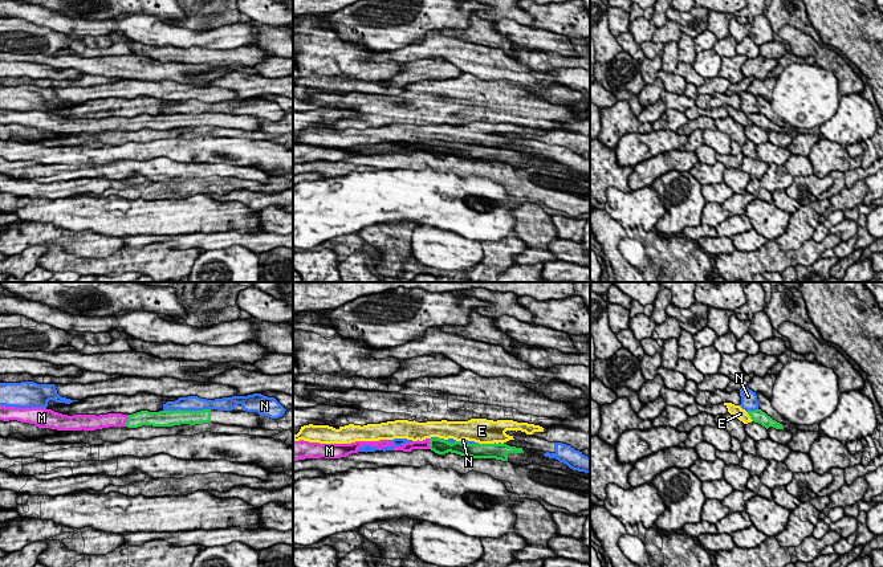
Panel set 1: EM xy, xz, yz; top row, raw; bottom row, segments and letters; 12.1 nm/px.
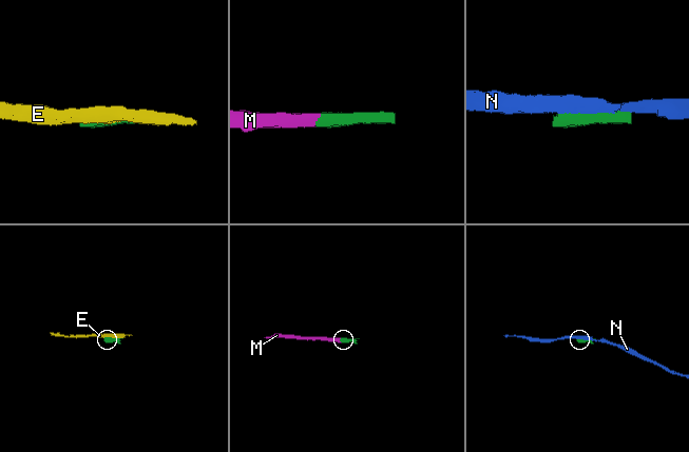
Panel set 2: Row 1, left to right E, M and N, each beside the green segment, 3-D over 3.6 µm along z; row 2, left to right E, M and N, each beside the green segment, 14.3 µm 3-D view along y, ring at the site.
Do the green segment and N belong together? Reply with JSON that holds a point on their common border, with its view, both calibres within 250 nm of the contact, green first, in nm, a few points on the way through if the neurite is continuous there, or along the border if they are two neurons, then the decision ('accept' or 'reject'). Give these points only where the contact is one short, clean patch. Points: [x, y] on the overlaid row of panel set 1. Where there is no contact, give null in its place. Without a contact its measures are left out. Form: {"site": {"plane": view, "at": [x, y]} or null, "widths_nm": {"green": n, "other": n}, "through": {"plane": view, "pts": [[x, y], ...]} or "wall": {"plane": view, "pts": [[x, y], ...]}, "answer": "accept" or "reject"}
{"site": {"plane": "xy", "at": [186, 411]}, "widths_nm": {"green": 190, "other": 190}, "answer": "reject"}

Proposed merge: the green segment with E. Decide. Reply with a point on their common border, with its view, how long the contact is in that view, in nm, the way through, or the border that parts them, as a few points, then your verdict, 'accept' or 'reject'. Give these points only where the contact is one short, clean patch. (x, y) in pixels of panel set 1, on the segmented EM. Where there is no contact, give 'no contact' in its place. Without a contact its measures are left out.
contact xz (487, 444); length 190 nm; reject

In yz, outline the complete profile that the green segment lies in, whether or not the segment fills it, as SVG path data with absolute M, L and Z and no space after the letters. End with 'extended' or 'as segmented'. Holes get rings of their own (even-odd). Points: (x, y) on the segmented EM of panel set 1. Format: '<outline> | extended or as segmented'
M756 409L756 411L748 411L748 415L750 416L750 419L754 423L761 424L762 427L765 427L766 429L769 427L773 427L776 429L784 429L784 425L777 423L776 420L773 420L770 416L768 416L765 412L762 412L761 409Z | as segmented

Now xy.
M0 405L0 420L17 420L34 424L38 428L57 431L95 431L109 427L138 428L142 425L174 427L180 424L213 423L223 425L237 425L247 428L260 427L260 415L247 411L141 411L133 415L107 413L107 415L62 415L45 408L15 408Z | extended

